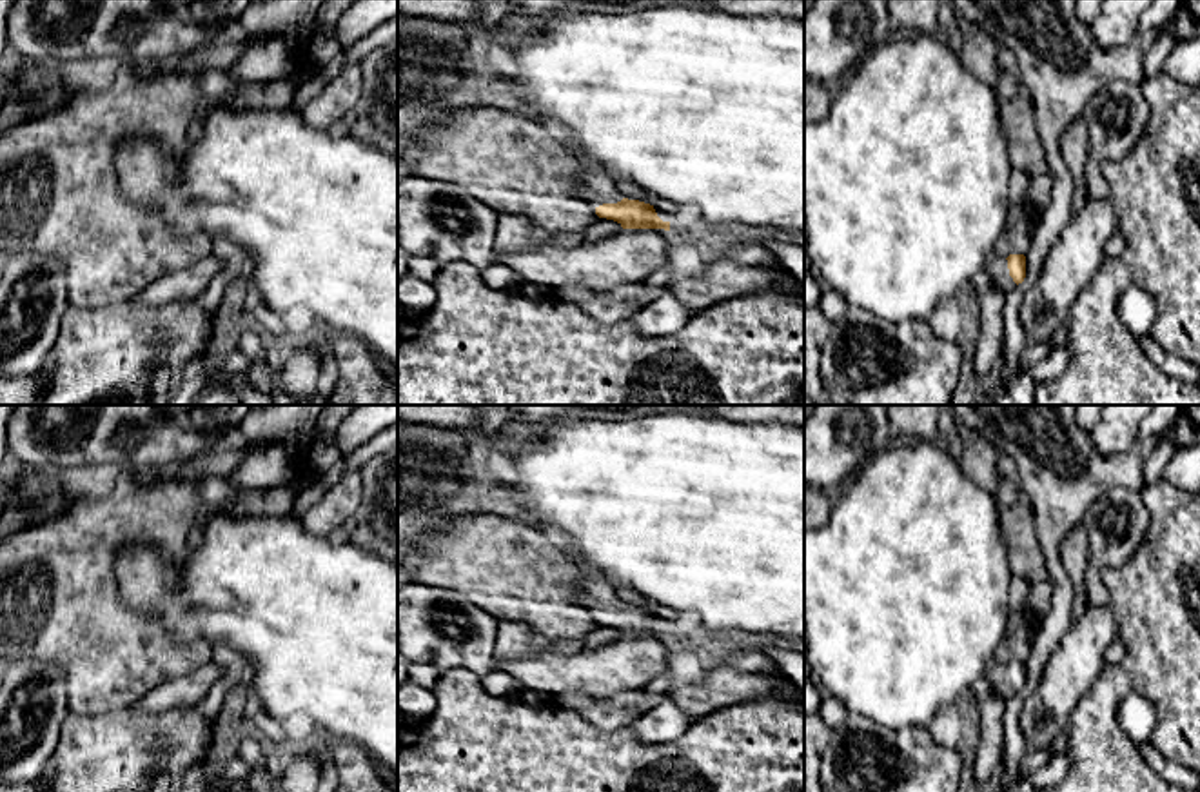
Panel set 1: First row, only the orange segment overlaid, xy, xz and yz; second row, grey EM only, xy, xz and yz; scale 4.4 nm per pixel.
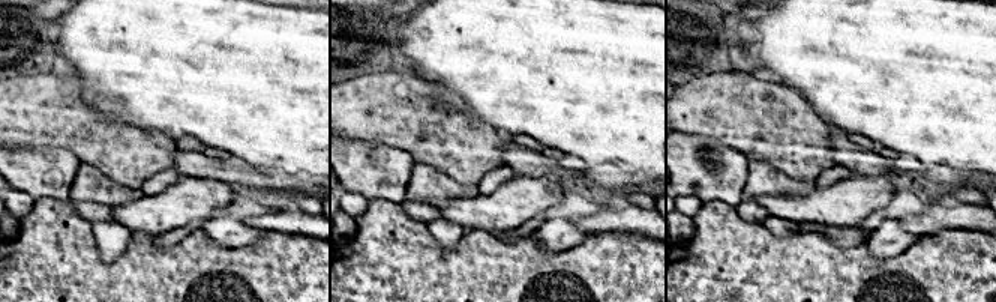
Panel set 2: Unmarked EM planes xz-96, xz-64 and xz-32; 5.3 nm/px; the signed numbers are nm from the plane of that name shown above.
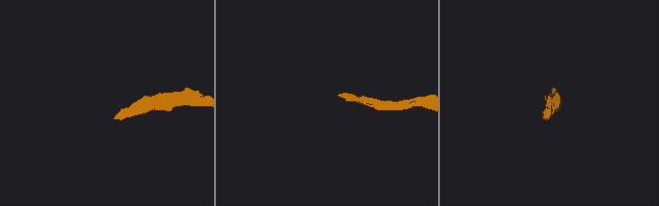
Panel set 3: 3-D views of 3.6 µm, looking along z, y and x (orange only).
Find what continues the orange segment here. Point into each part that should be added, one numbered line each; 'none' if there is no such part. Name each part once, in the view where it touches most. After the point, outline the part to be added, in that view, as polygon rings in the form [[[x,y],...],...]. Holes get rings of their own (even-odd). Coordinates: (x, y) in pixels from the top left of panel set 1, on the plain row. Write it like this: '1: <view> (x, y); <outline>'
1: xz (598, 594); [[[575,550],[566,552],[566,556],[581,570],[583,605],[586,605],[595,614],[603,610],[617,610],[625,605],[617,598],[615,585],[610,579],[599,572],[590,570]]]

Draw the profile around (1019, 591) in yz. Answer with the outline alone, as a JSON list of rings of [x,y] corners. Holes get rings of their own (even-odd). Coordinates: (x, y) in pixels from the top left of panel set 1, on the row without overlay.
[[[1011,578],[1008,598],[1009,612],[1026,610],[1028,598],[1029,598],[1029,585],[1018,578]]]

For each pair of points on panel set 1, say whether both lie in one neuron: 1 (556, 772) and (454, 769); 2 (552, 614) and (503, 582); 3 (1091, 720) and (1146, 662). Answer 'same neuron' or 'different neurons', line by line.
1: same neuron
2: same neuron
3: different neurons

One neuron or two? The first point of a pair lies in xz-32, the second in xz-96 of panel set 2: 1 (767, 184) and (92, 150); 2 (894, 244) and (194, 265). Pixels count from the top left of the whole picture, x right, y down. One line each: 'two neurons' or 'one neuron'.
1: two neurons
2: two neurons

